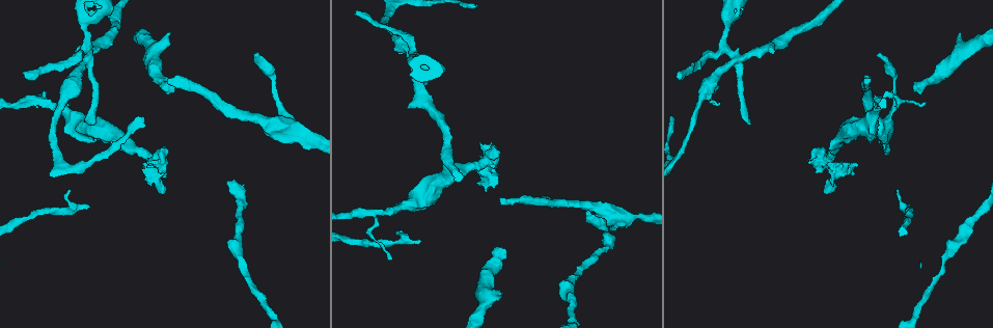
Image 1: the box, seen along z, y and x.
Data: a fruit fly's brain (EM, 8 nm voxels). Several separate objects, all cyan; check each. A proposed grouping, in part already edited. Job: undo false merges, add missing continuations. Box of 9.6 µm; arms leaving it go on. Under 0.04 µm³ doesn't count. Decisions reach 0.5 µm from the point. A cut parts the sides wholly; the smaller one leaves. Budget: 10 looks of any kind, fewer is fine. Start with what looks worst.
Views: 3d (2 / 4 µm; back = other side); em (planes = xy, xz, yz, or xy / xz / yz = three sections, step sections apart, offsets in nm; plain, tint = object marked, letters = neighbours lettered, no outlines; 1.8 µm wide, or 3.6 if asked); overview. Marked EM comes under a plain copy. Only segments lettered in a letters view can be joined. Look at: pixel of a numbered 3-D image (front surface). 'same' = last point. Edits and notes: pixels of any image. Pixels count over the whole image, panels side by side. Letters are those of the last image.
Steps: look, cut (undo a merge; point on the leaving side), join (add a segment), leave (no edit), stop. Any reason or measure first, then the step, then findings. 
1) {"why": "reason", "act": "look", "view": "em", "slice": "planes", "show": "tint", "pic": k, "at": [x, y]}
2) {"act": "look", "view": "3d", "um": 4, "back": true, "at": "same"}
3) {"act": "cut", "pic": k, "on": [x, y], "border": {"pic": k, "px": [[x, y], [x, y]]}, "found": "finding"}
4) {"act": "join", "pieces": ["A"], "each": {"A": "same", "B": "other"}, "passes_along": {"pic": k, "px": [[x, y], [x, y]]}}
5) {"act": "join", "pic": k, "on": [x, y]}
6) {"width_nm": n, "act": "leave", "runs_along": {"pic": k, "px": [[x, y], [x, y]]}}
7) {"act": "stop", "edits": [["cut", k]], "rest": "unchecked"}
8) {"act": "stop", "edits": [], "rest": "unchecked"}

{"why": "four-way junction", "act": "look", "view": "em", "slice": "planes", "show": "letters", "pic": 1, "at": [85, 58]}

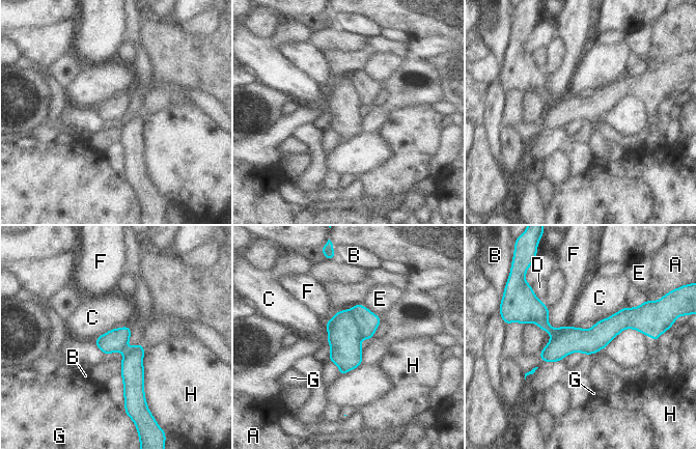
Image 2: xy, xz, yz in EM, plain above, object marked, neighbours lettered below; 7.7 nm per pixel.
{"width_nm": 180, "longest_contact_nm": ["H", 480], "act": "cut", "pic": 2, "on": [343, 335], "each": {"A": "other", "B": "other", "C": "other", "D": "other", "E": "other", "F": "other", "G": "other", "H": "other"}, "found": "two neurons meet here"}

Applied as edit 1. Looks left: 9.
{"why": "long arm stops here", "act": "look", "view": "3d", "um": 2, "back": true, "pic": 1, "at": [500, 199]}

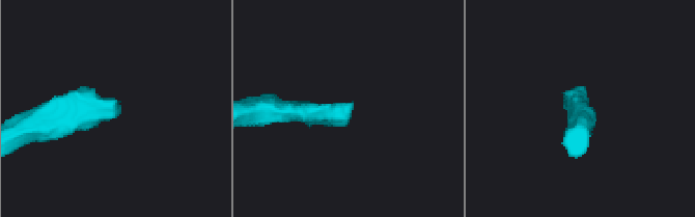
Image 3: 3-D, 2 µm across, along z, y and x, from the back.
{"why": "need the tissue", "act": "look", "view": "em", "slice": "xy", "step": 16, "show": "tint", "pic": 3, "at": [119, 101]}

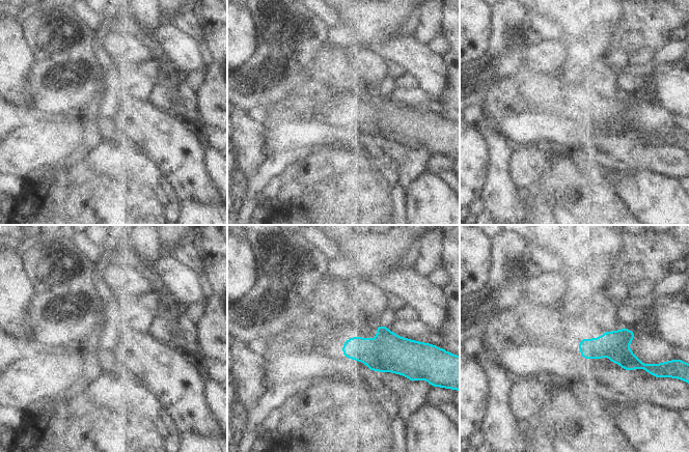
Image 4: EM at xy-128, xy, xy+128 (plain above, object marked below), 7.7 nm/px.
{"why": "cut it another way", "act": "look", "view": "em", "slice": "planes", "show": "letters", "at": "same"}

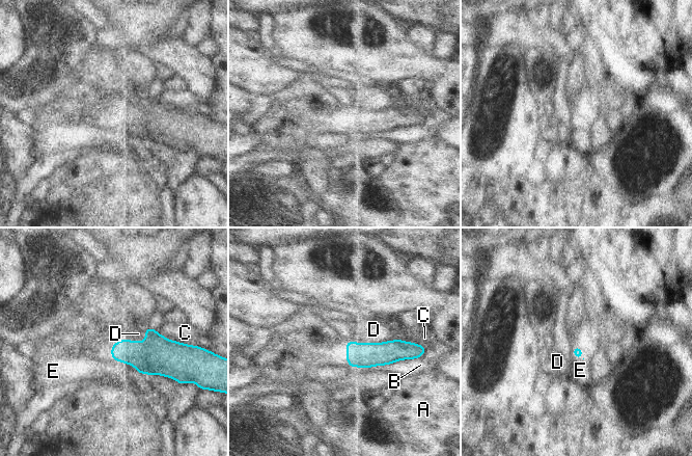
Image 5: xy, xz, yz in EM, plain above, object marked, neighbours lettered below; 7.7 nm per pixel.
{"act": "leave", "each": {"A": "other", "B": "other", "C": "other", "D": "other", "E": "other"}, "border": {"pic": 5, "px": [[398, 339], [375, 343], [348, 341]]}, "found": "no lettered segment goes on from it"}

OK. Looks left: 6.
{"why": "branch stops here", "act": "look", "view": "em", "slice": "yz", "step": 8, "show": "tint", "pic": 1, "at": [590, 214]}

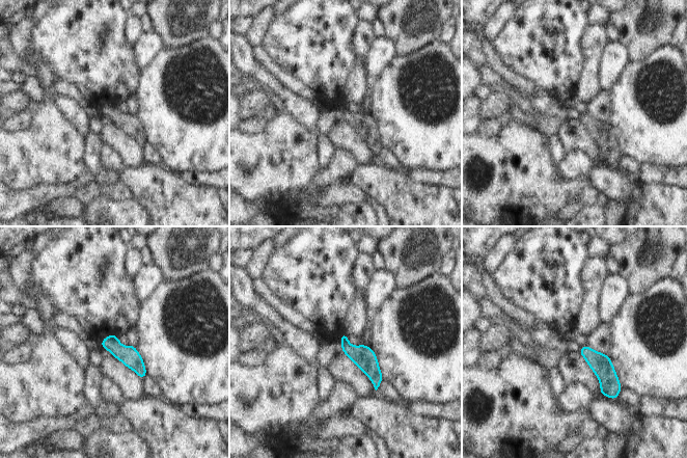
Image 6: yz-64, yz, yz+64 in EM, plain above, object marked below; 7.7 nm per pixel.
{"act": "look", "view": "em", "slice": "planes", "show": "letters", "at": "same"}

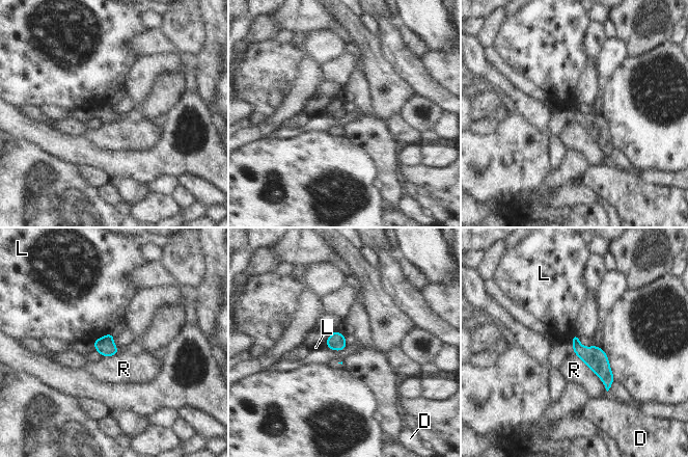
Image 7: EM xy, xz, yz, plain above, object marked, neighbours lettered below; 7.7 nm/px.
{"width_nm": 140, "act": "leave", "each": {"D": "other", "L": "other", "R": "other"}, "found": "none of them fits"}

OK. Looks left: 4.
{"why": "branch stops here", "act": "look", "view": "3d", "um": 4, "back": true, "pic": 1, "at": [960, 32]}

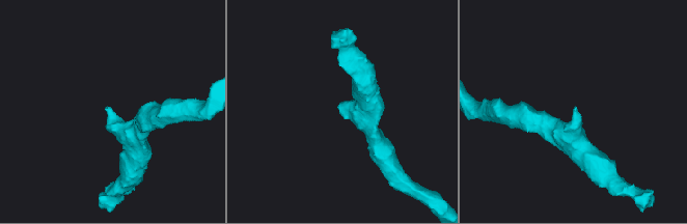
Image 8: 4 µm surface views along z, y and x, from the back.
{"act": "look", "view": "em", "slice": "xy", "step": 4, "show": "letters", "pic": 8, "at": [339, 108]}

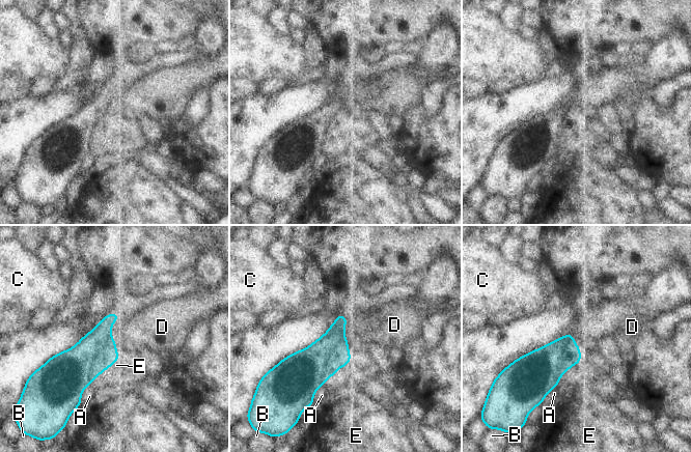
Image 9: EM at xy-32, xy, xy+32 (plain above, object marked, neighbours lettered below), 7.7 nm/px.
{"act": "leave", "each": {"A": "other", "B": "other", "C": "other", "D": "other", "E": "other"}, "border": {"pic": 9, "px": [[120, 314], [111, 330], [118, 355]]}, "found": "no lettered segment goes on from it"}

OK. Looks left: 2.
{"act": "stop", "edits": [["cut", 2]], "rest": "unchecked"}

